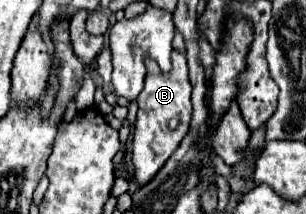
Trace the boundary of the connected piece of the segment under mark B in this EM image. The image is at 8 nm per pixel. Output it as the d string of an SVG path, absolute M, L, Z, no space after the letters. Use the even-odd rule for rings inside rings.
M174 50L172 54L172 70L162 74L154 60L146 60L146 82L144 90L138 96L138 120L134 124L134 140L132 140L132 164L134 164L134 182L138 188L146 186L164 166L164 162L174 154L180 146L182 138L188 134L190 118L192 118L192 104L190 104L190 80L188 80L188 66L186 56ZM176 118L178 128L170 130L168 120Z

